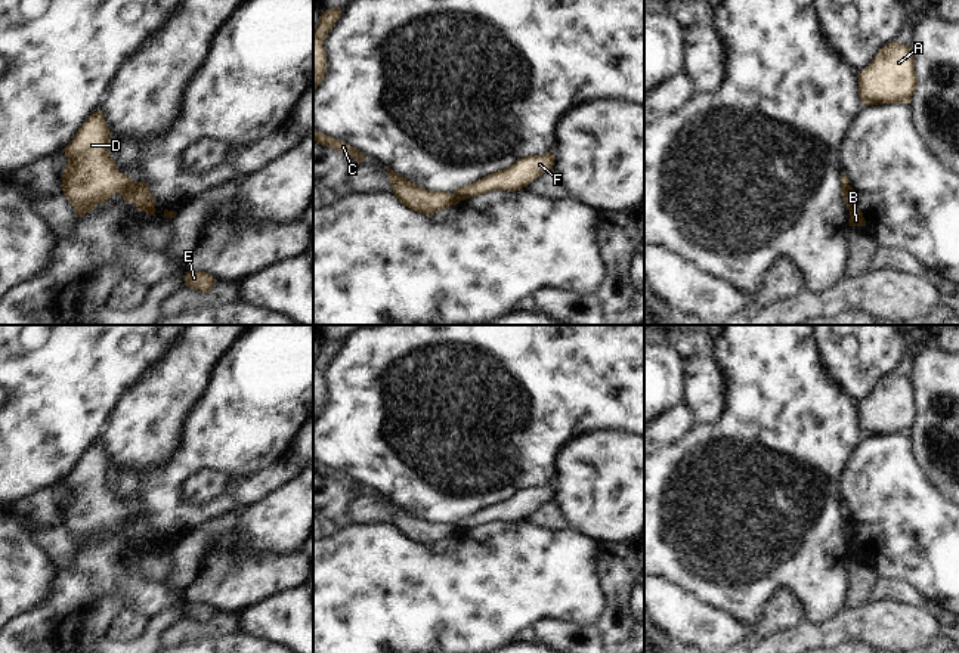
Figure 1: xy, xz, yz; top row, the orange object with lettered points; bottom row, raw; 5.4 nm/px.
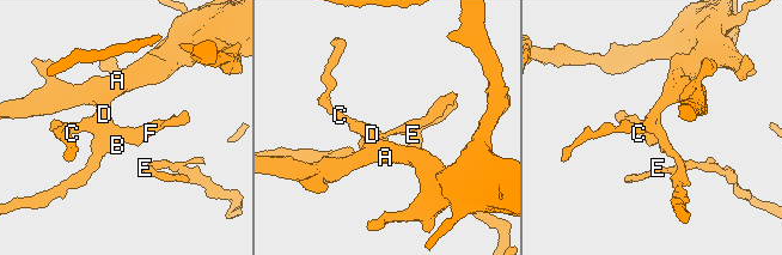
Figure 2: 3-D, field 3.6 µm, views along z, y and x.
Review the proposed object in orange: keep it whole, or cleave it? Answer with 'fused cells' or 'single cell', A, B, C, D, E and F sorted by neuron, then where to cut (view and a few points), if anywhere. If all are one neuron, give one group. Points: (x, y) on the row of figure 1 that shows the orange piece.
fused cells; groups A B C D E / F; cut xy (130, 180), (126, 185), (127, 200)

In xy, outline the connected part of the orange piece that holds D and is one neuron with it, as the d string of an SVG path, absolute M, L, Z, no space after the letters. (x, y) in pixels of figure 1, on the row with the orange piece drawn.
M100 109L90 114L74 139L64 148L68 164L62 171L62 191L77 217L106 202L114 194L126 198L130 176L117 170L109 155L111 133Z

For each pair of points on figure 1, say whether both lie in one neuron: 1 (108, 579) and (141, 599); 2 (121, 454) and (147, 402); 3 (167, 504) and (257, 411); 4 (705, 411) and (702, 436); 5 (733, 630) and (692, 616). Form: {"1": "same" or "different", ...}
{"1": "same", "2": "same", "3": "same", "4": "different", "5": "same"}

